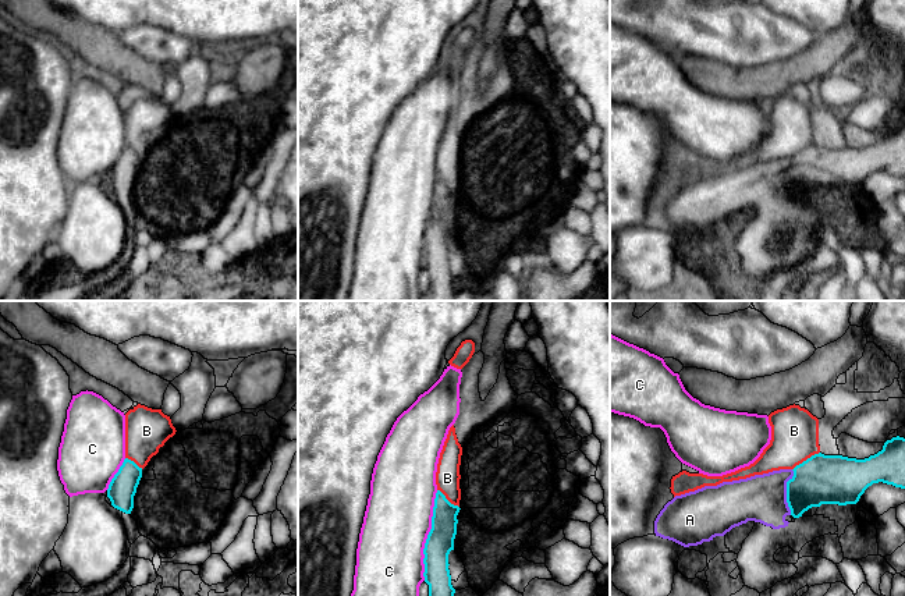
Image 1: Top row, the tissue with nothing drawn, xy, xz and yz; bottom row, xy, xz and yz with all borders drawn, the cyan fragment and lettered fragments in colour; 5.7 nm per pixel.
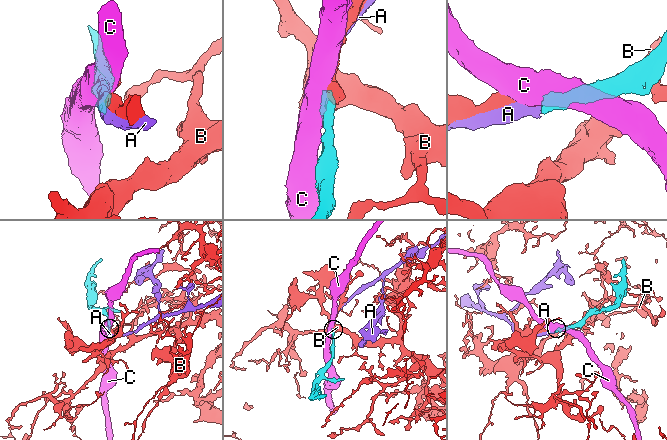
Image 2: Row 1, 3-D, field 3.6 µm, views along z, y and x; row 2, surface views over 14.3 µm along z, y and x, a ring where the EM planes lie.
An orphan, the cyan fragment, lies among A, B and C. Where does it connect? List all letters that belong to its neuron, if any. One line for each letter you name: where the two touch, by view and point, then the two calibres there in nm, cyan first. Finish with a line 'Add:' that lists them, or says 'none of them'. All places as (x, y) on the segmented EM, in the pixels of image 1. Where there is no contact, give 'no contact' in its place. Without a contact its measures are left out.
A: yz (787, 492) | 280/280 nm
Add: A

